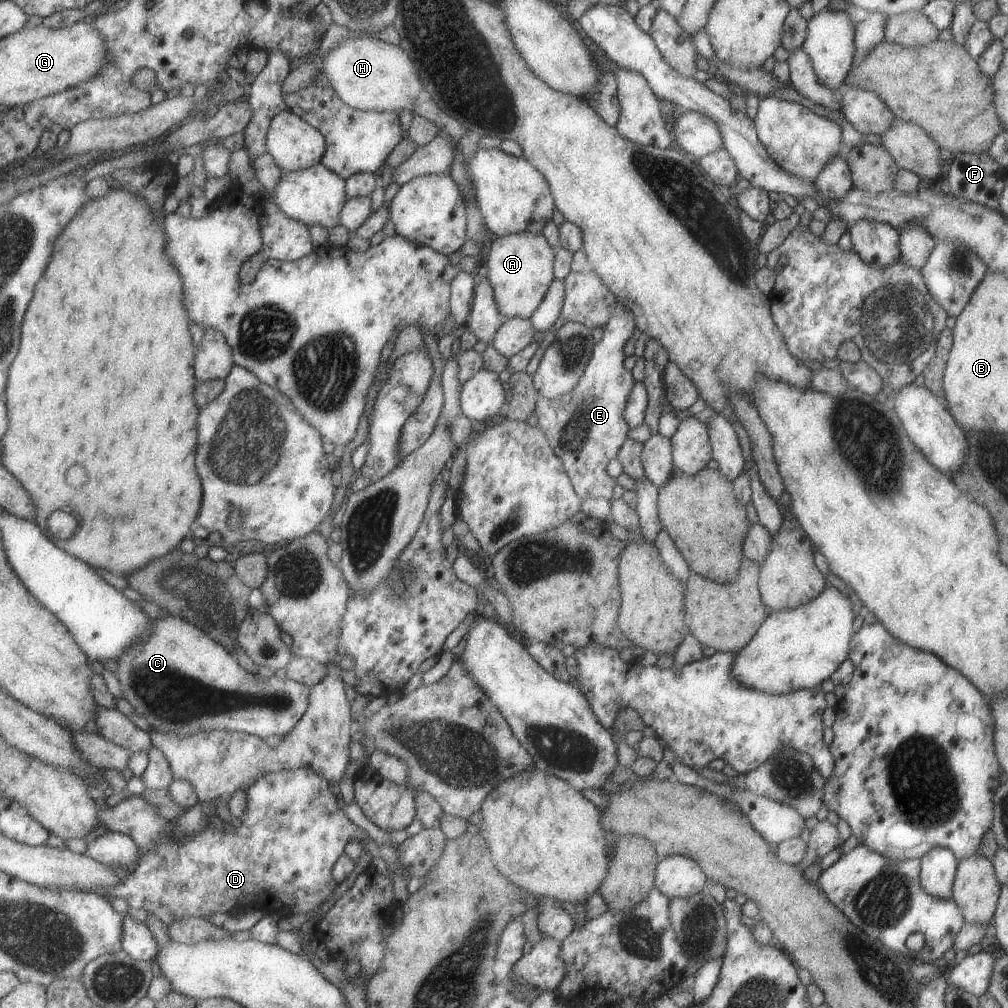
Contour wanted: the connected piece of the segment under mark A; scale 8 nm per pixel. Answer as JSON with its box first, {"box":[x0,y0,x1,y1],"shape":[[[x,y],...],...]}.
{"box":[483,232,555,319],"shape":[[[519,232],[493,241],[483,269],[494,287],[501,313],[508,318],[531,319],[555,283],[555,262],[555,250],[541,233]]]}

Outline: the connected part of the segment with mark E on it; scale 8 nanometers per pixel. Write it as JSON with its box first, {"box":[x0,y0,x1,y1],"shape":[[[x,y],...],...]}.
{"box":[536,298,636,500],"shape":[[[616,298],[610,319],[601,328],[593,355],[579,385],[566,396],[550,400],[540,396],[536,414],[538,427],[546,434],[554,452],[561,458],[578,496],[583,500],[602,497],[609,500],[615,480],[605,472],[609,460],[627,439],[627,424],[623,420],[625,400],[634,387],[632,374],[623,368],[623,346],[636,327],[635,316]]]}

